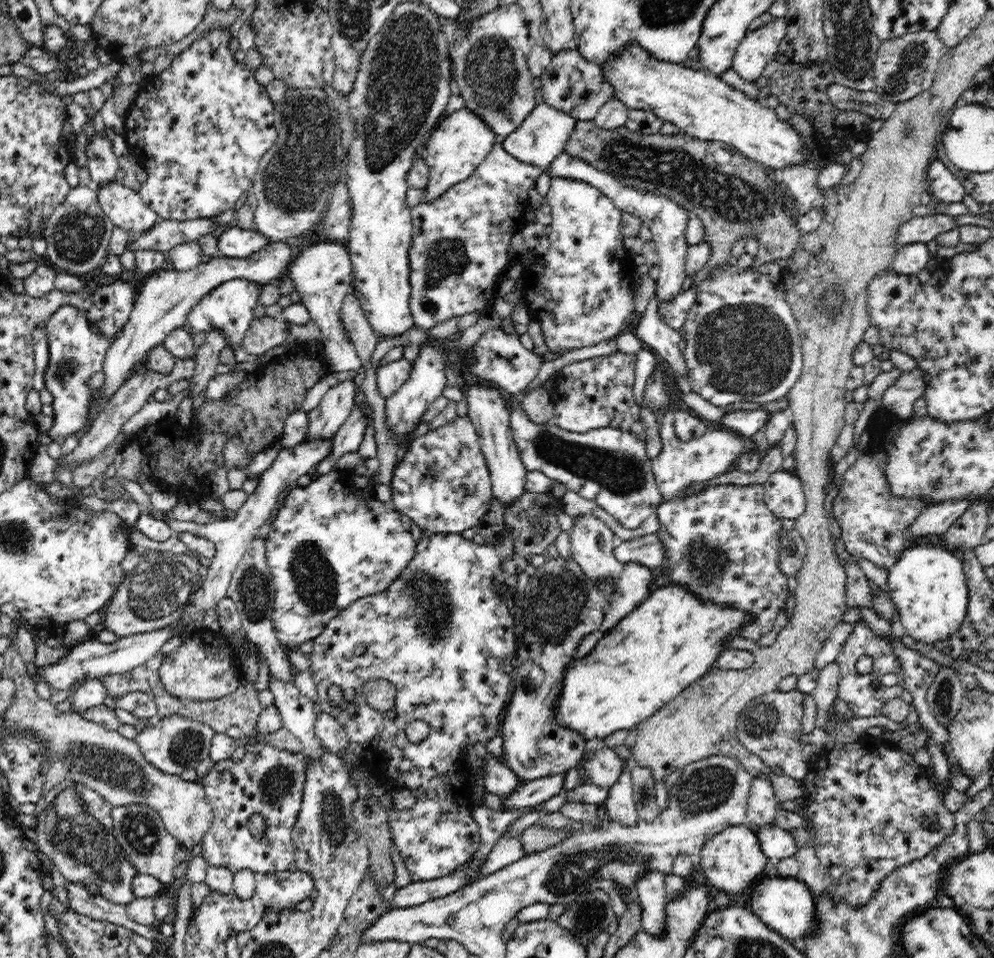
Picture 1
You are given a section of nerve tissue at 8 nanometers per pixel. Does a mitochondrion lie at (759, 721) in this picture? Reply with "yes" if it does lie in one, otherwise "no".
yes

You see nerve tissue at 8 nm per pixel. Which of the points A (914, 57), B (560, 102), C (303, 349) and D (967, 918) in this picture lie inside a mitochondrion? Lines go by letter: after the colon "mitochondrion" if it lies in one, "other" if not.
A: mitochondrion
B: other
C: other
D: other

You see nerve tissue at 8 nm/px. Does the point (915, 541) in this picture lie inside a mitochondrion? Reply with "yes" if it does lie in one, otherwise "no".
no

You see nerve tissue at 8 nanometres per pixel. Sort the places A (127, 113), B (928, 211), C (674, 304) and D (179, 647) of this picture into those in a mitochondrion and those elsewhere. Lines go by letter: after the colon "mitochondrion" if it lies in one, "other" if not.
A: other
B: other
C: other
D: other

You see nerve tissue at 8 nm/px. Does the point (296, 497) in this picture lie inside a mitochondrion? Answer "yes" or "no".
no

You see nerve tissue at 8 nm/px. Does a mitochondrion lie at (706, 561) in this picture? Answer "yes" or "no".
yes

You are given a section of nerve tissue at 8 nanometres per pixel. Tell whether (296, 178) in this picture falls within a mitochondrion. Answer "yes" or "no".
yes

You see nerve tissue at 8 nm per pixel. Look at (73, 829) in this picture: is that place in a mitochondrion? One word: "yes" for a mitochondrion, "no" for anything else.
yes

